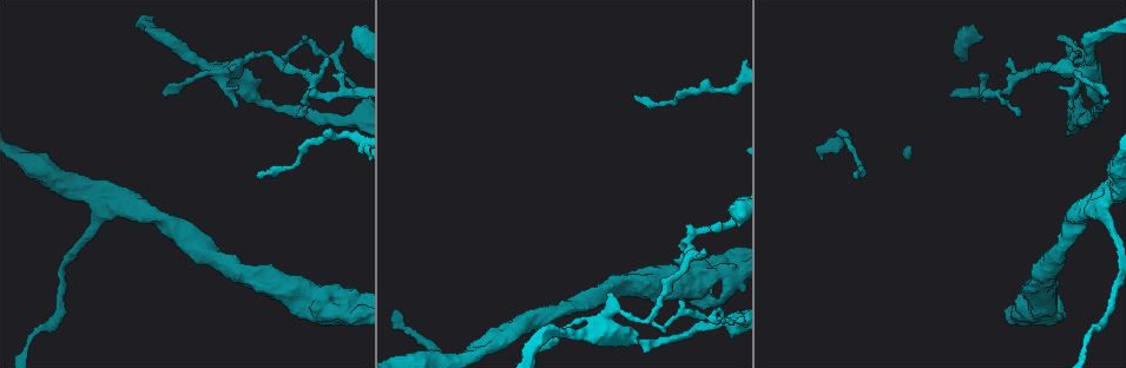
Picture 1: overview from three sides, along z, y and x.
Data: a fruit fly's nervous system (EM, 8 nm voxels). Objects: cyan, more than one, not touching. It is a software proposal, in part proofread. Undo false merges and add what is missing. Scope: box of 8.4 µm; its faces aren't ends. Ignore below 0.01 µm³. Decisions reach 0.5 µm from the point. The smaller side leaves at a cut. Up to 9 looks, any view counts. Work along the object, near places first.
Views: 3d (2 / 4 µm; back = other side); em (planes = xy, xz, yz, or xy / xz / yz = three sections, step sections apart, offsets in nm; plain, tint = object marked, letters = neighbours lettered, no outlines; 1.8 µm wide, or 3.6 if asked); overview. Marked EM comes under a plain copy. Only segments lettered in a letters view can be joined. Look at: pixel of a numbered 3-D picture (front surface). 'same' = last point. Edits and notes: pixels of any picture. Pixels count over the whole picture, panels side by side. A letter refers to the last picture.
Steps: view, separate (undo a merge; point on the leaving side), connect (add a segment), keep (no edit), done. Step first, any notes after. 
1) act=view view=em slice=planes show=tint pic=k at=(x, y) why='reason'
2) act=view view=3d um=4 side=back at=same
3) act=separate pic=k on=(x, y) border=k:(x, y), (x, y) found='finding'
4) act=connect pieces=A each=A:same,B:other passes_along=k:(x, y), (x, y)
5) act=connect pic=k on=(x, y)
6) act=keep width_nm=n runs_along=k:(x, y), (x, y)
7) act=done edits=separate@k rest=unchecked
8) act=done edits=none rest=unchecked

act=view view=em slice=planes show=letters pic=1 at=(1083, 73) why='four or more arms meet'

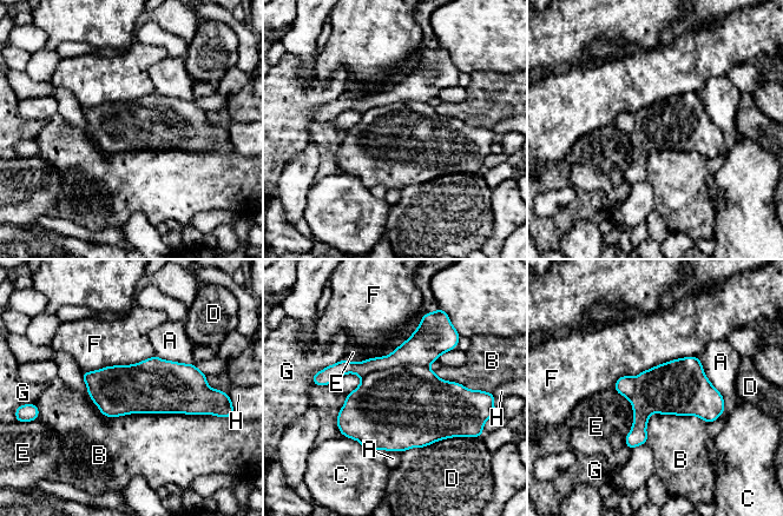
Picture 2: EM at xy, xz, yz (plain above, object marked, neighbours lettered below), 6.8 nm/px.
act=separate pic=2 on=(423, 346) width_nm=380 each=A:other,B:other,C:other,D:other,E:other,F:other,G:other,H:other found='two neurons meet here'

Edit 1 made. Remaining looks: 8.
act=view view=overview

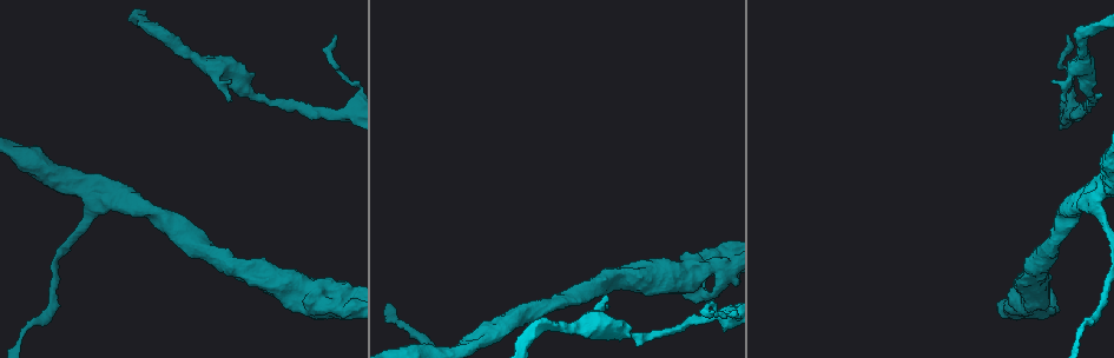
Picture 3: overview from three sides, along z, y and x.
act=view view=3d um=4 pic=3 at=(336, 36) why='tapers out'

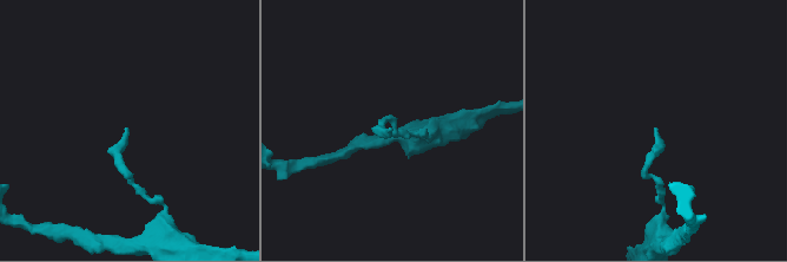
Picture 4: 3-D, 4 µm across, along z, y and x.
act=view view=em slice=planes show=letters pic=4 at=(389, 127)

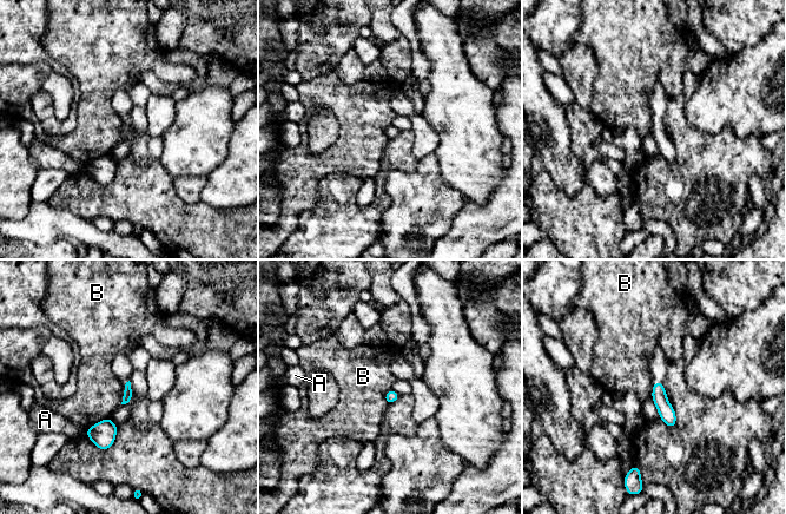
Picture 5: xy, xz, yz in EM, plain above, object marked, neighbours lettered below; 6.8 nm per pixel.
act=keep width_nm=70 each=A:other,B:other border=5:(109, 416), (99, 420), (86, 430) found='none of them fits'

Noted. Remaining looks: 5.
act=view view=em um=3.6 slice=xy step=4 show=tint pic=3 at=(312, 298) why='sudden change in width'

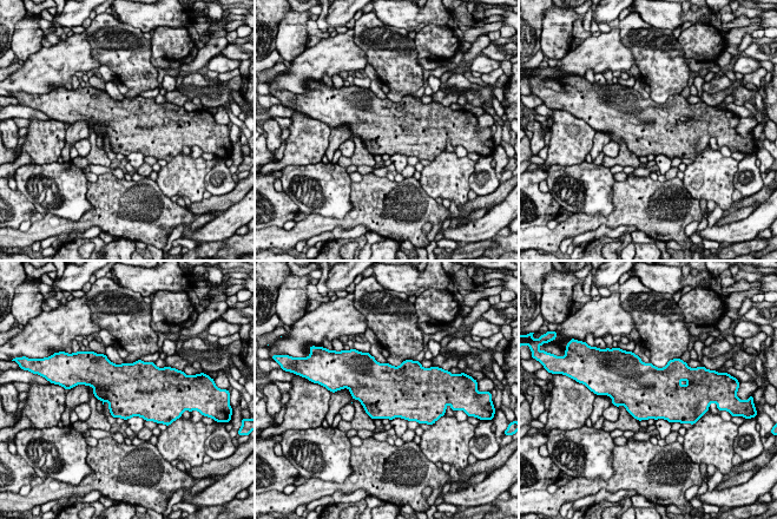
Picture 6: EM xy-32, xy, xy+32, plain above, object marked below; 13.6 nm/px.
act=view view=em um=3.6 slice=planes show=letters at=same

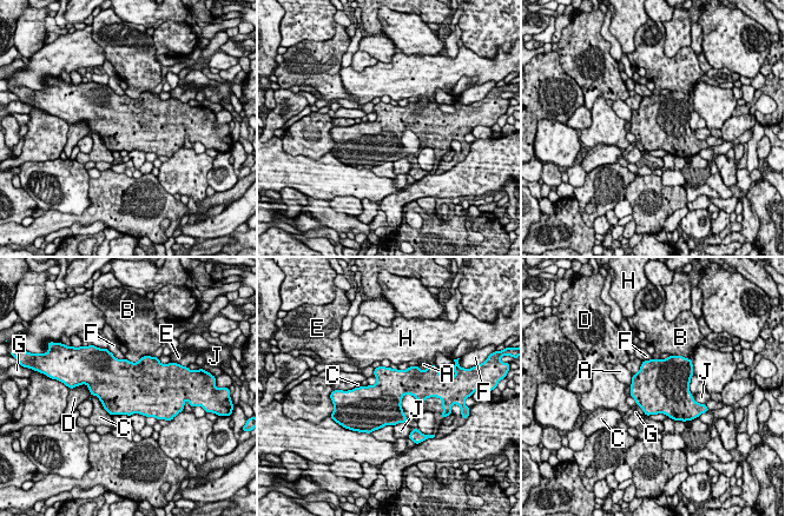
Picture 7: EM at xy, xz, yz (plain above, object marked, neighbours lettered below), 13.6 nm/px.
act=keep each=A:other,B:other,C:other,D:other,E:other,F:other,G:other,H:other,J:other border=7:(109, 351), (117, 358), (125, 358) found='continuous, no second neuron'

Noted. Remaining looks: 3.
act=done edits=separate@2 rest=unchecked

